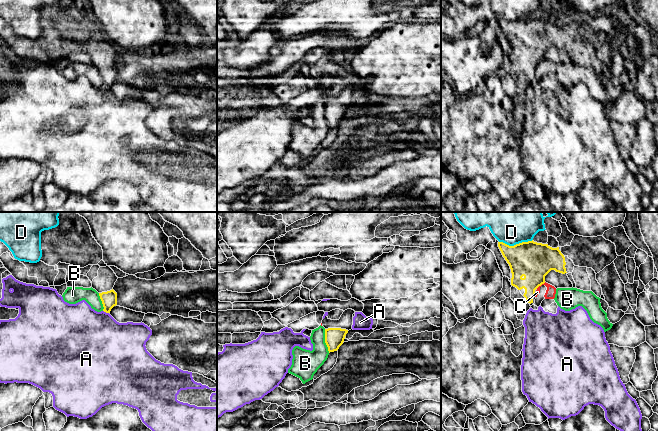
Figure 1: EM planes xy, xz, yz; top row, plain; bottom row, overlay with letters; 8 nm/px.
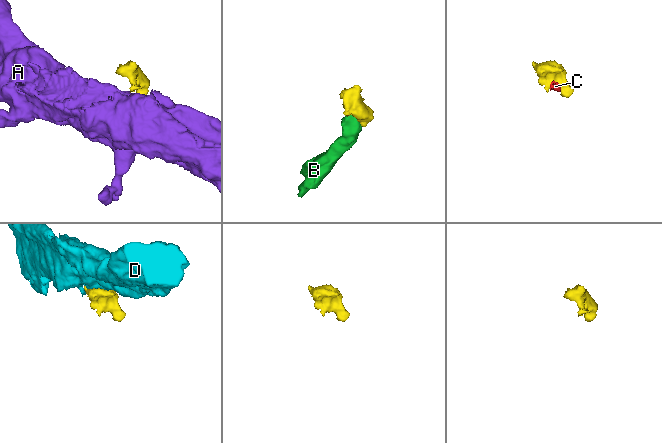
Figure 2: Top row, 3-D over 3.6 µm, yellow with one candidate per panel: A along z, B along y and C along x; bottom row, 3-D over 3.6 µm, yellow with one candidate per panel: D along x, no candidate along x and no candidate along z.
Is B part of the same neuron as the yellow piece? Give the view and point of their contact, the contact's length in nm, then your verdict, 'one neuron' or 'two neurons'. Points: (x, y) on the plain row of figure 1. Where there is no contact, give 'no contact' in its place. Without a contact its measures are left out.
contact xz (325, 117); length 200 nm; two neurons

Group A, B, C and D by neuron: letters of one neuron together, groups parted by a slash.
A / B C / D

